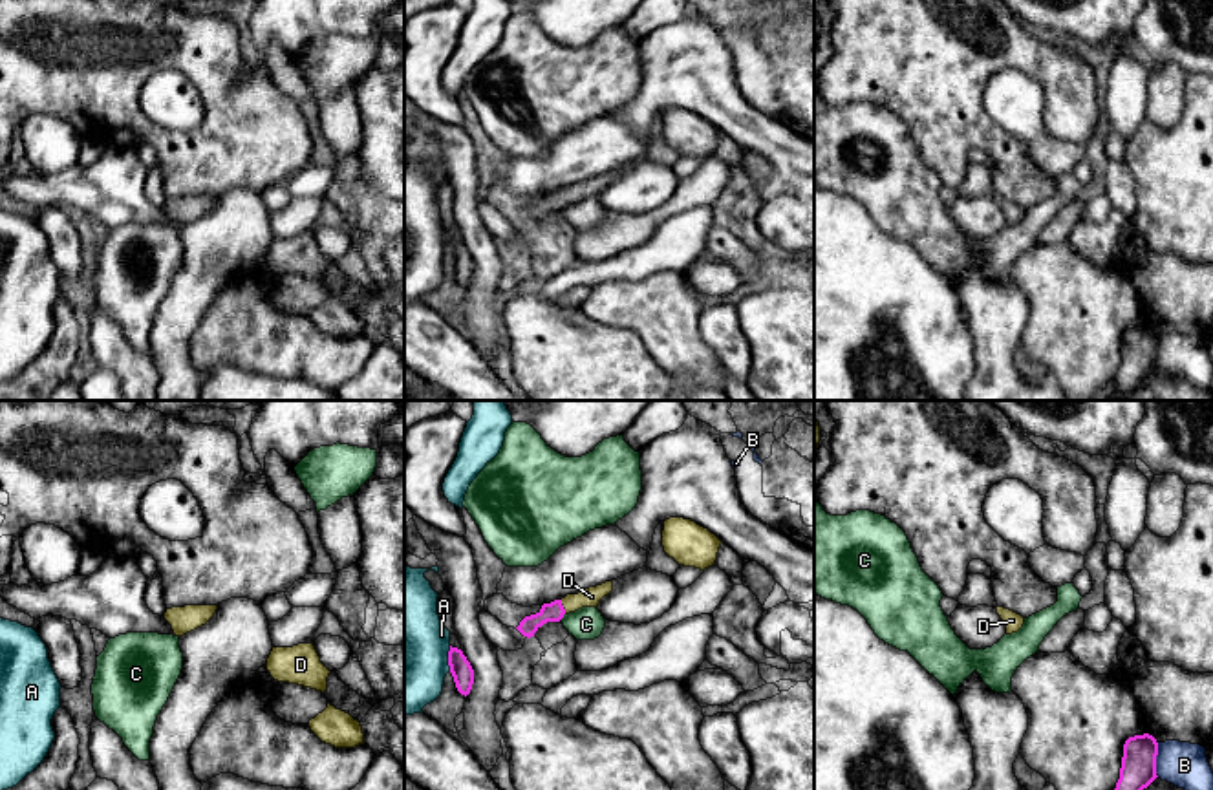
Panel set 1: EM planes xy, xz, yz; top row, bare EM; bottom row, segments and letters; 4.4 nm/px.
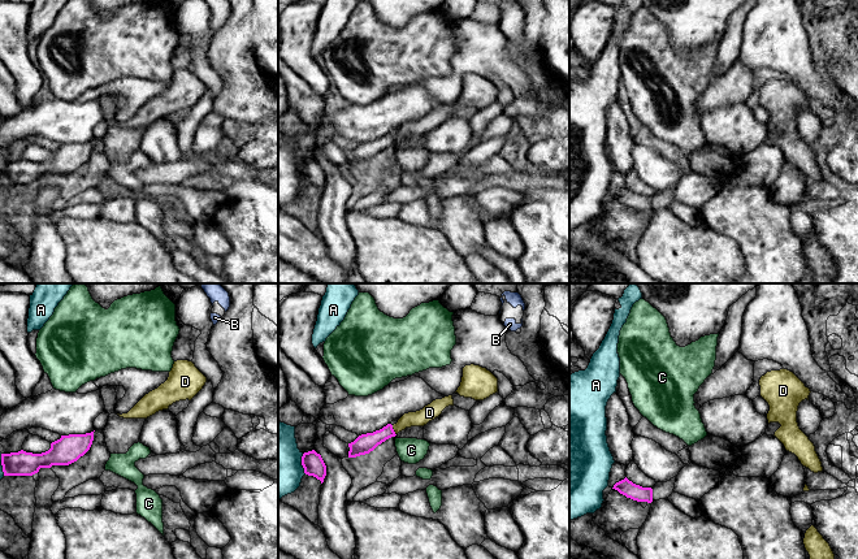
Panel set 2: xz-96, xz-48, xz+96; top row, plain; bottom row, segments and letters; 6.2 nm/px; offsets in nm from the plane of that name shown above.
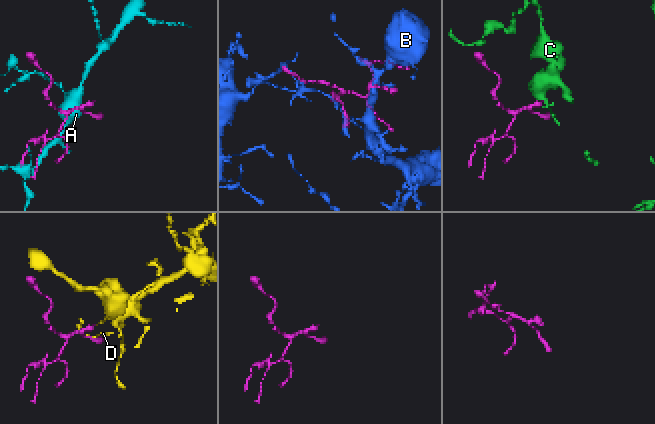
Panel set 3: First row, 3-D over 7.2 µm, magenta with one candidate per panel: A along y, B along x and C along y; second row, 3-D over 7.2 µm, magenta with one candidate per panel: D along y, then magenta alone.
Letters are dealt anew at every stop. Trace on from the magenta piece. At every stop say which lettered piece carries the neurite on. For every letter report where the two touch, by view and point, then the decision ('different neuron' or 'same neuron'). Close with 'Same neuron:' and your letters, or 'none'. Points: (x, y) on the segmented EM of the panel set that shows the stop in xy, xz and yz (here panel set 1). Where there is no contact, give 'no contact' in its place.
A: xz (449, 659) | different neuron
B: yz (1155, 759) | different neuron
C: xz (562, 617) | different neuron
D: xz (562, 608) | same neuron
Same neuron: D

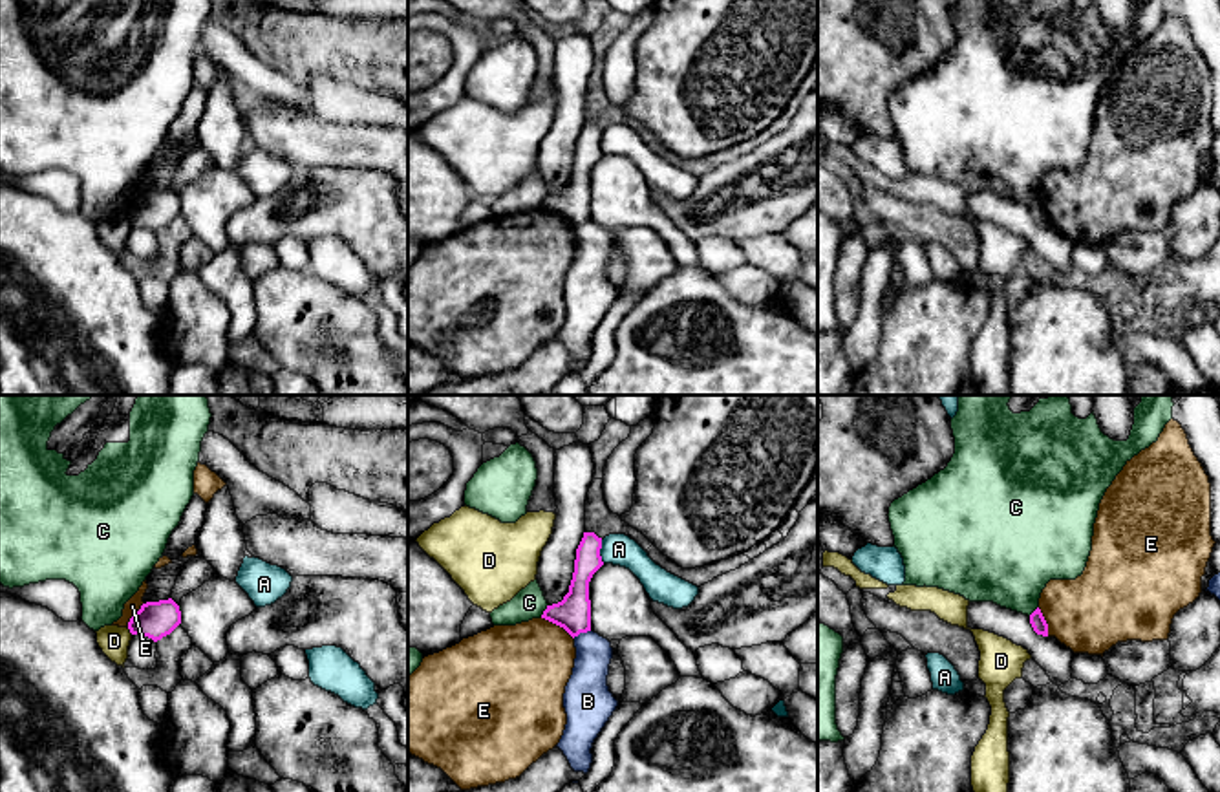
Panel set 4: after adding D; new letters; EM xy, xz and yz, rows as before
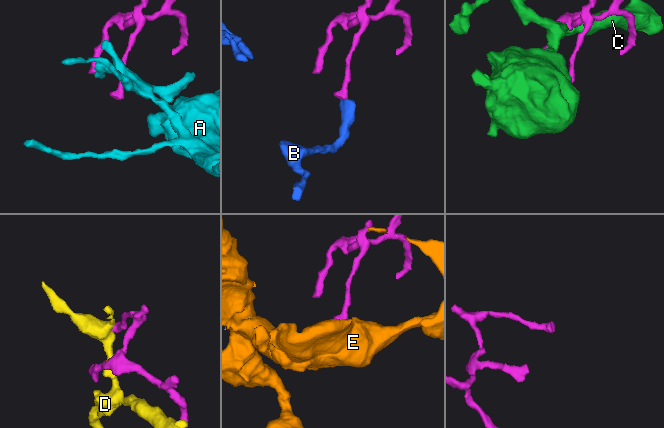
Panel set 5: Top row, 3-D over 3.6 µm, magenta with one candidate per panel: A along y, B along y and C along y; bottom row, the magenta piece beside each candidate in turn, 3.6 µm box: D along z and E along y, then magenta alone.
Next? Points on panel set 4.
A: xz (599, 551) | different neuron
B: xz (580, 631) | different neuron
C: xz (545, 610) | different neuron
D: xy (130, 631) | different neuron
E: xz (556, 624) | different neuron
Same neuron: none

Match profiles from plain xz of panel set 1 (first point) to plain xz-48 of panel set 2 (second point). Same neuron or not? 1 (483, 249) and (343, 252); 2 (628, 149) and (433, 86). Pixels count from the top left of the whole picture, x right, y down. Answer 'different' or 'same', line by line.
1: same
2: different

